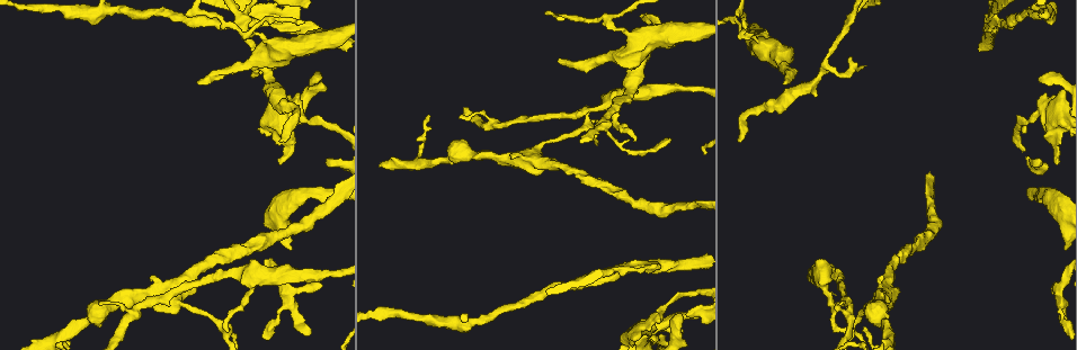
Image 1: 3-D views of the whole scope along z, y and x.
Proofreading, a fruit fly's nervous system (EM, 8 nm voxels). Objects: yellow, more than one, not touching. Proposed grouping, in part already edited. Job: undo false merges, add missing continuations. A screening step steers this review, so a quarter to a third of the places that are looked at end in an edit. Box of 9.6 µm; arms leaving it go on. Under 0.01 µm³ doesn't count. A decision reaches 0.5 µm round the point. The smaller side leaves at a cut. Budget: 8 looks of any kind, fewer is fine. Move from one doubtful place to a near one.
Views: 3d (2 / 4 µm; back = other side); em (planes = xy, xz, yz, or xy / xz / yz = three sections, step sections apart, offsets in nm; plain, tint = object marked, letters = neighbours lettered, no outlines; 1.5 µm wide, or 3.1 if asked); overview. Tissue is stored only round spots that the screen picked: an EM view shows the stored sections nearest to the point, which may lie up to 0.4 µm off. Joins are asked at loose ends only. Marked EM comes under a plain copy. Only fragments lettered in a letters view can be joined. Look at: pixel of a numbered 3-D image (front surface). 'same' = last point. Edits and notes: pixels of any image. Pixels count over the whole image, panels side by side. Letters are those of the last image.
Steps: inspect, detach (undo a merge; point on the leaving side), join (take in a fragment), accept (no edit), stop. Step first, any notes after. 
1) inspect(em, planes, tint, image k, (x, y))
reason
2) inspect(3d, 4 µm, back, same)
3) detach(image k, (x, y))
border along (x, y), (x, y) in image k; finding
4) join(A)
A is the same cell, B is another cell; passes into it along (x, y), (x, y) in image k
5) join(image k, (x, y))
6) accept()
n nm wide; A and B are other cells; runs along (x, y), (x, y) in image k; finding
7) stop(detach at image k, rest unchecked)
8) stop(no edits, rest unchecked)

inspect(3d, 4 µm, image 1, (279, 141))
branch stops here

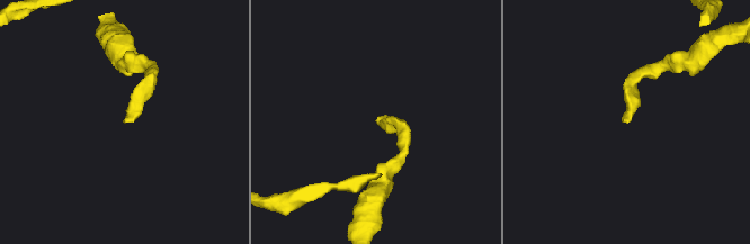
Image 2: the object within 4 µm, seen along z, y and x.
inspect(em, yz, step 4, letters, image 2, (626, 122))

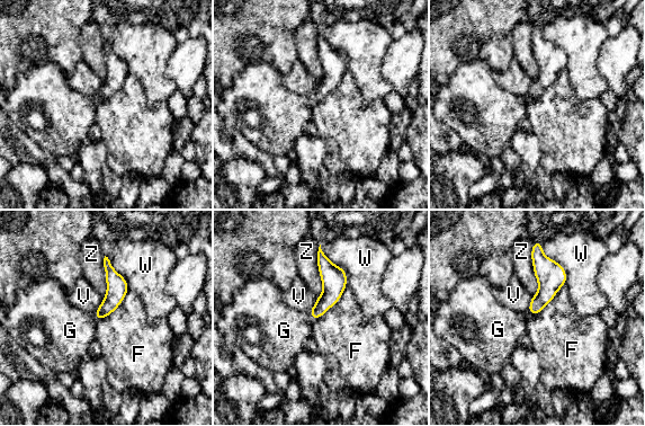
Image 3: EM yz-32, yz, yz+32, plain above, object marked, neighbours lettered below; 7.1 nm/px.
join(G)
100 nm wide; G is the same cell, F, V, W and Z are other cells; passes into it along (116, 289), (96, 317), (70, 330) in image 3; it goes on there

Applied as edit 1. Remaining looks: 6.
inspect(3d, 4 µm, back, image 1, (635, 139))
thin end

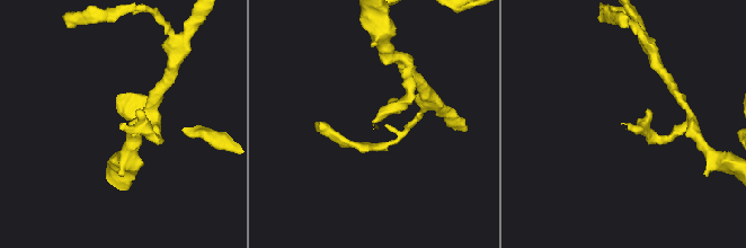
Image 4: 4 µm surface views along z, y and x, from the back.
inspect(em, planes, letters, image 4, (376, 126))
need the tissue

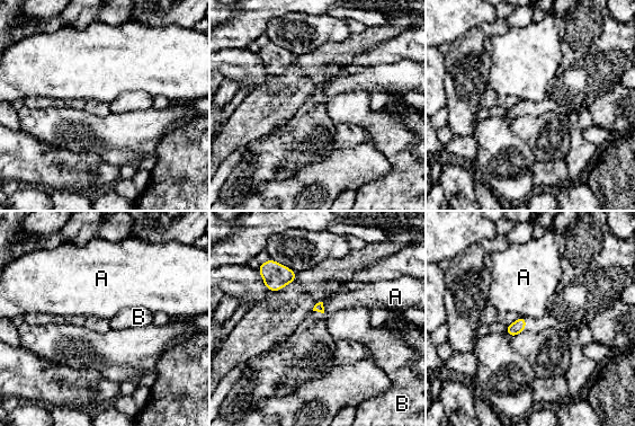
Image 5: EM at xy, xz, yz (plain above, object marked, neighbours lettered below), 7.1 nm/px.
accept()
A touches over 90 nm; A and B are other cells; no lettered fragment goes on from it

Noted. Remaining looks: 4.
inspect(em, planes, tint, image 1, (651, 322))
calibre changes

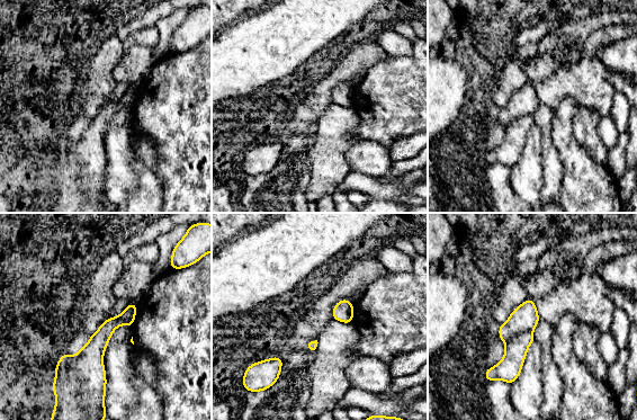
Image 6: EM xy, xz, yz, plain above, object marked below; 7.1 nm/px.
inspect(em, planes, letters, same)

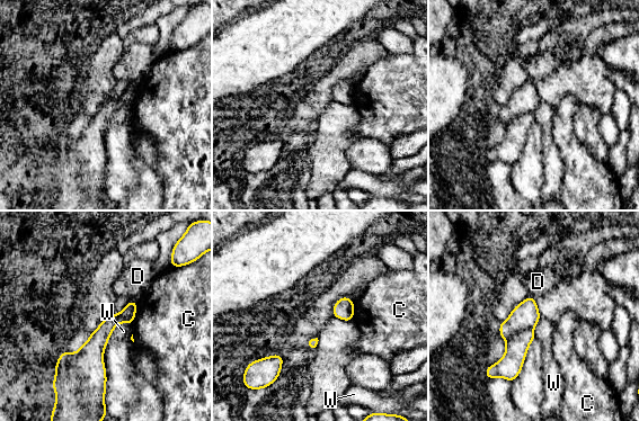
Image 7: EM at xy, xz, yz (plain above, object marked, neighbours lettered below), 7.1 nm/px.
detach(image 7, (511, 365))
C, D and W are other cells; border along (532, 328), (517, 331), (506, 343) in image 7; a second cell is stuck on

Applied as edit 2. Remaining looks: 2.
stop(join at image 3, detach at image 7, rest unchecked)

